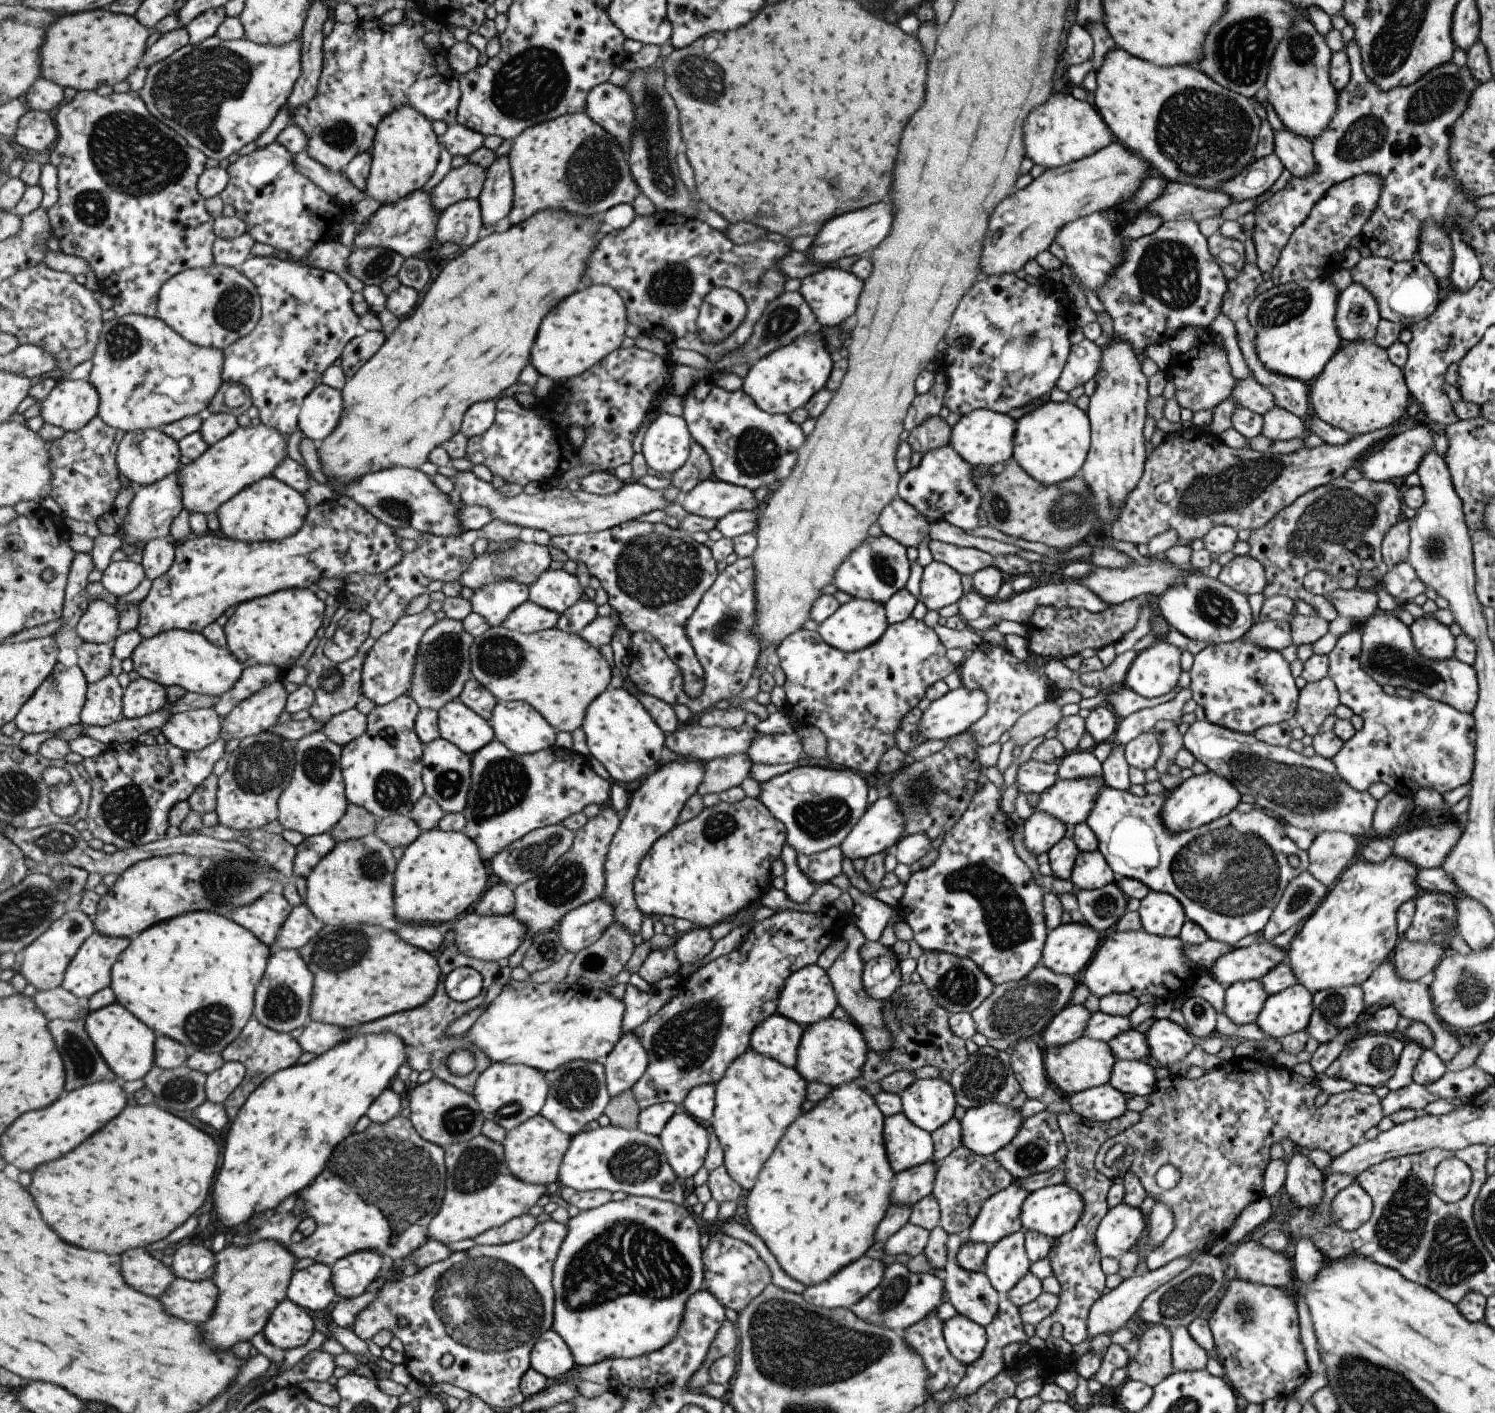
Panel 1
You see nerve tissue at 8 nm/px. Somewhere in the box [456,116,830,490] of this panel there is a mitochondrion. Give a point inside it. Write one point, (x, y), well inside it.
(593, 171)

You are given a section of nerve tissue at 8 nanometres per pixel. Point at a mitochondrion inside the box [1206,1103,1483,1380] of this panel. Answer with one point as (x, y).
(1244, 1308)

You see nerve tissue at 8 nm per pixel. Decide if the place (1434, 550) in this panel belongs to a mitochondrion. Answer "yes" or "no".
yes

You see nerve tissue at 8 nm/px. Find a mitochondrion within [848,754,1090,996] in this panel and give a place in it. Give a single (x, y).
(1009, 926)

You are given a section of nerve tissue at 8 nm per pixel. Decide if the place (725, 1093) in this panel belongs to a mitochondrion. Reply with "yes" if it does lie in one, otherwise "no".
no

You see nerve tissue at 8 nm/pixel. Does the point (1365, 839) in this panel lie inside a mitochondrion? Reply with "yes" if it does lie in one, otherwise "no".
no

